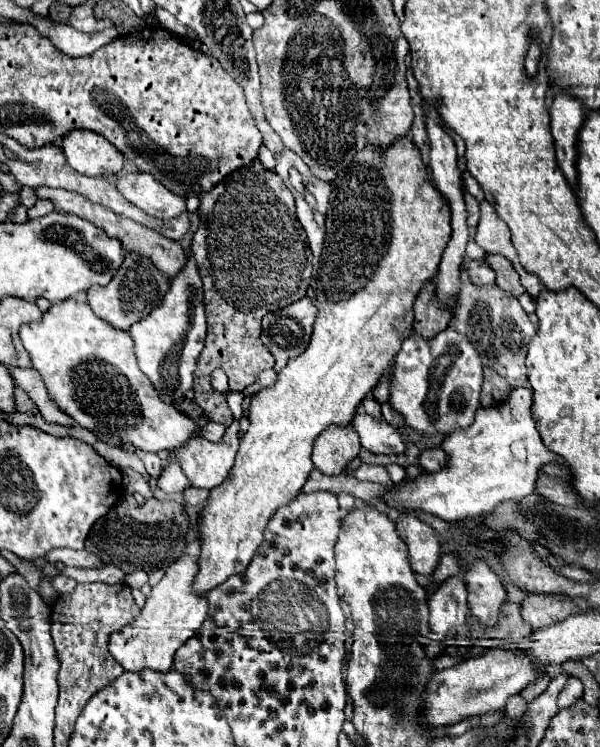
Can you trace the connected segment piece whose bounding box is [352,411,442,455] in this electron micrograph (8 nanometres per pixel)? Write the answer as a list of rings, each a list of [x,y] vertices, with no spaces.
[[[364,411],[356,413],[352,425],[360,435],[362,447],[372,453],[400,455],[406,451],[408,443],[416,443],[420,449],[440,447],[440,443],[442,443],[440,439],[430,439],[430,441],[418,439],[418,435],[414,435],[414,431],[410,431],[410,427],[402,427],[402,431],[400,431],[400,429],[388,425],[384,419],[374,419]]]

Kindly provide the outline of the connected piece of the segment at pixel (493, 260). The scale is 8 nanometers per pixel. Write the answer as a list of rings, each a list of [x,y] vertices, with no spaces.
[[[486,255],[486,261],[496,273],[496,285],[498,287],[502,287],[504,291],[508,291],[514,297],[520,297],[526,291],[522,287],[520,279],[518,279],[518,273],[514,271],[512,263],[506,257],[502,257],[502,255]]]

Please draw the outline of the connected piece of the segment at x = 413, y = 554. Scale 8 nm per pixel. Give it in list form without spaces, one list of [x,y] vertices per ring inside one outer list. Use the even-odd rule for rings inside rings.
[[[400,513],[396,519],[396,531],[408,547],[412,569],[422,575],[432,575],[440,557],[440,543],[434,535],[434,529],[414,515]]]

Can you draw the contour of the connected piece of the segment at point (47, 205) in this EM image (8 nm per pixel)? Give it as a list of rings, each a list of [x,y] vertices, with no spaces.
[[[36,201],[36,205],[32,209],[28,209],[28,217],[30,219],[38,219],[38,217],[50,213],[50,211],[54,211],[54,203],[52,201]]]

